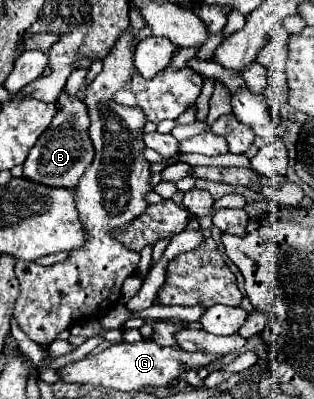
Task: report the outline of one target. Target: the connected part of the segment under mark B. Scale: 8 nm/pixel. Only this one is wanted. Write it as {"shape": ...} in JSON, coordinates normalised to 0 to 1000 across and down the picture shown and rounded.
{"shape":[[[207,233],[201,243],[188,243],[188,258],[201,273],[182,278],[162,313],[150,318],[150,333],[137,333],[137,343],[124,343],[124,353],[92,378],[73,409],[73,444],[143,469],[232,474],[252,444],[271,434],[271,424],[296,404],[296,363],[277,338],[283,288],[277,288],[271,258],[258,258],[245,243],[213,243]]]}

